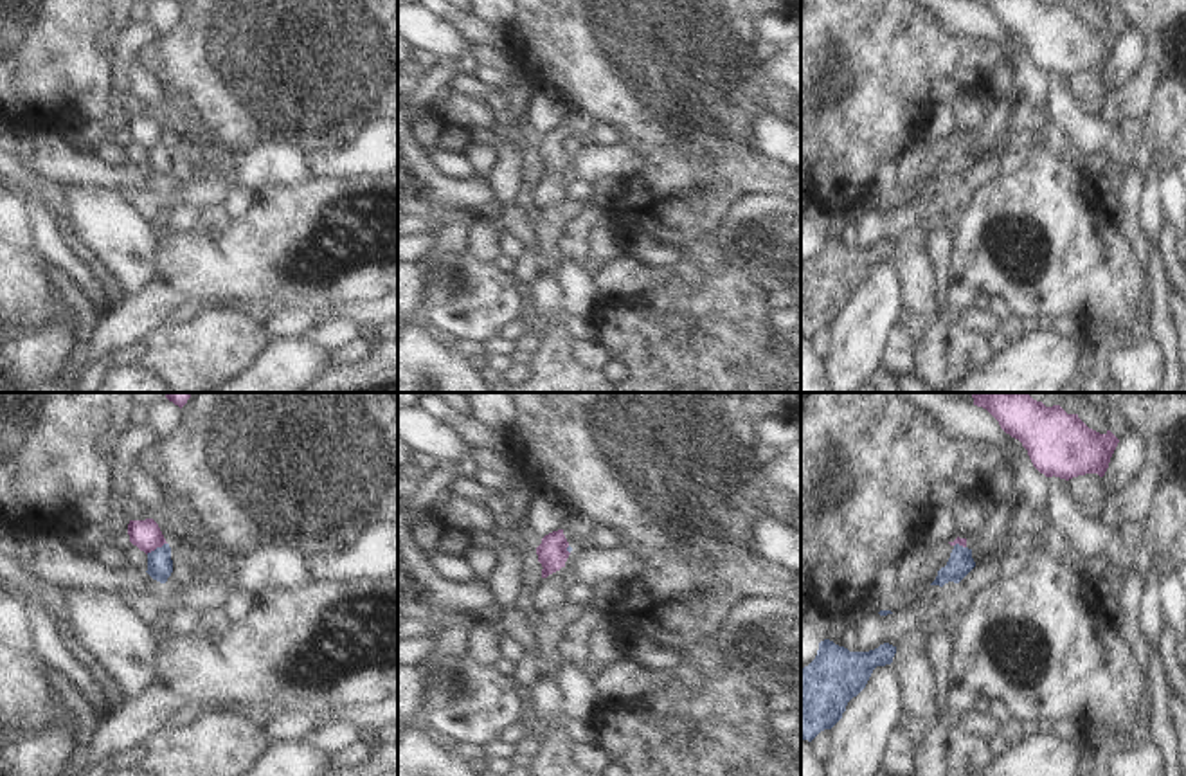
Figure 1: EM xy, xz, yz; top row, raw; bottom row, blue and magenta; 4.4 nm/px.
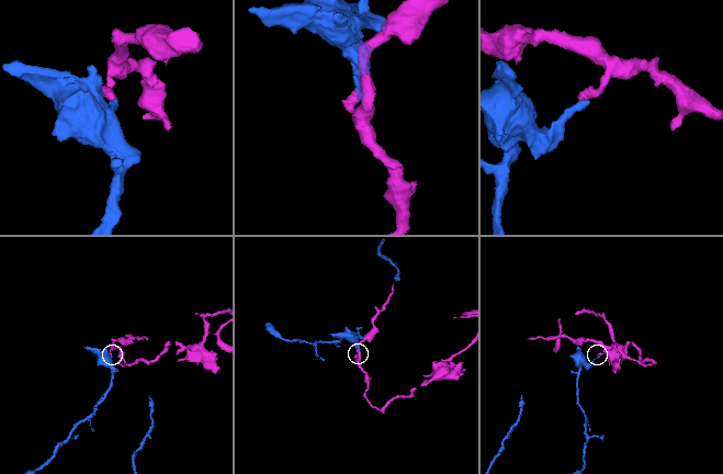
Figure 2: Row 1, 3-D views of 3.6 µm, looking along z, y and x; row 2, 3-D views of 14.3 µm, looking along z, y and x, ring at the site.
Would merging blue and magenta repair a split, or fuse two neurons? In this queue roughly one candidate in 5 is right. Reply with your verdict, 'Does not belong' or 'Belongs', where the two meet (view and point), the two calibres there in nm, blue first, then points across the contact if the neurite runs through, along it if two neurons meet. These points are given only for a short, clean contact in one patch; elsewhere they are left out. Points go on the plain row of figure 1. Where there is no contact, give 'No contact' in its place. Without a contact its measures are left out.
Does not belong. Touches blue at xy (157, 144). Thickness 110 nm (blue) against 140 nm. Boundary: xy (166, 139), (146, 150).

